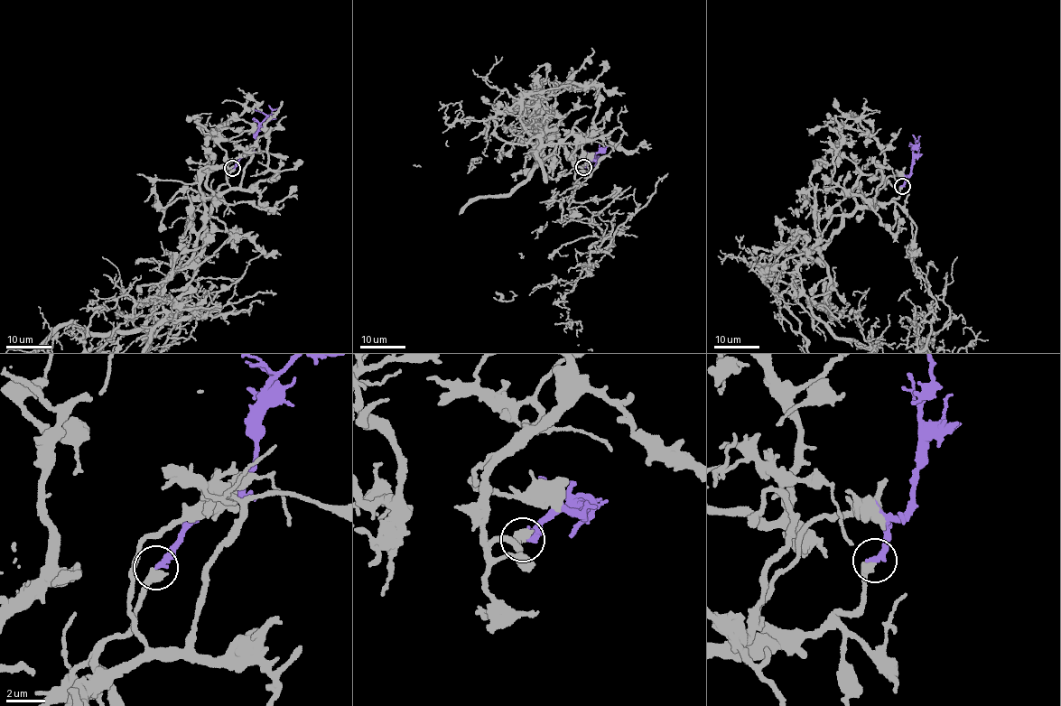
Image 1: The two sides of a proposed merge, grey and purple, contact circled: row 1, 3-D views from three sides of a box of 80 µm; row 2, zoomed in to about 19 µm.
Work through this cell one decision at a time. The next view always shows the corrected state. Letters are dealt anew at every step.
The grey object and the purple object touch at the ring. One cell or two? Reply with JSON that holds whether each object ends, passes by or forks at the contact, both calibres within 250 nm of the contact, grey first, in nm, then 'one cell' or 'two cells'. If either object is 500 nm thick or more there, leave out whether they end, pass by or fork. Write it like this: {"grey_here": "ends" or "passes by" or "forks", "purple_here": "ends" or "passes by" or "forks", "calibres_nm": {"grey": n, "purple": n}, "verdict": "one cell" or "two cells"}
{"grey_here": "ends", "purple_here": "ends", "calibres_nm": {"grey": 480, "purple": 320}, "verdict": "two cells"}

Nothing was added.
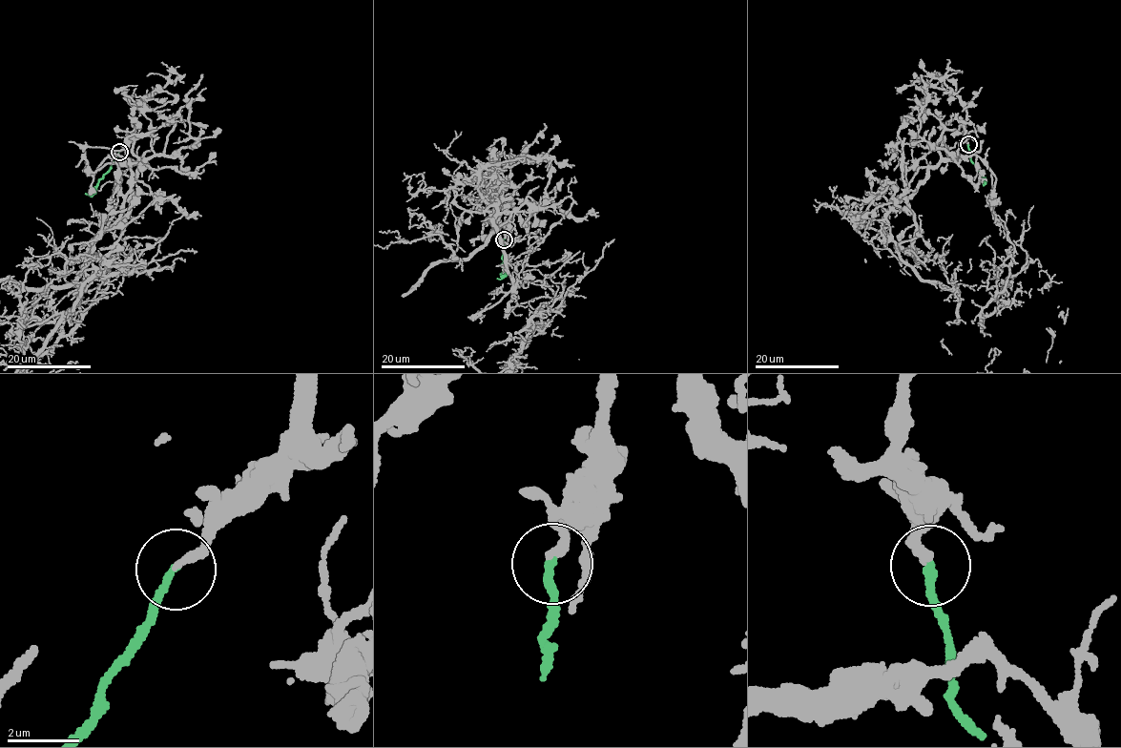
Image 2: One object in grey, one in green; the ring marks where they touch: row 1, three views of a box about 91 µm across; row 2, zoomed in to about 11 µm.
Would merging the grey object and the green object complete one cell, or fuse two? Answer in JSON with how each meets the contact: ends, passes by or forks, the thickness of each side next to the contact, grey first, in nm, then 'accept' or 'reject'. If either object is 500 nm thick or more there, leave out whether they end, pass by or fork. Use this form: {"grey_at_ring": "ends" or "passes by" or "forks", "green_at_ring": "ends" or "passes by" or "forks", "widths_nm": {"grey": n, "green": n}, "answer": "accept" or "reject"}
{"grey_at_ring": "ends", "green_at_ring": "ends", "widths_nm": {"grey": 280, "green": 220}, "answer": "accept"}

